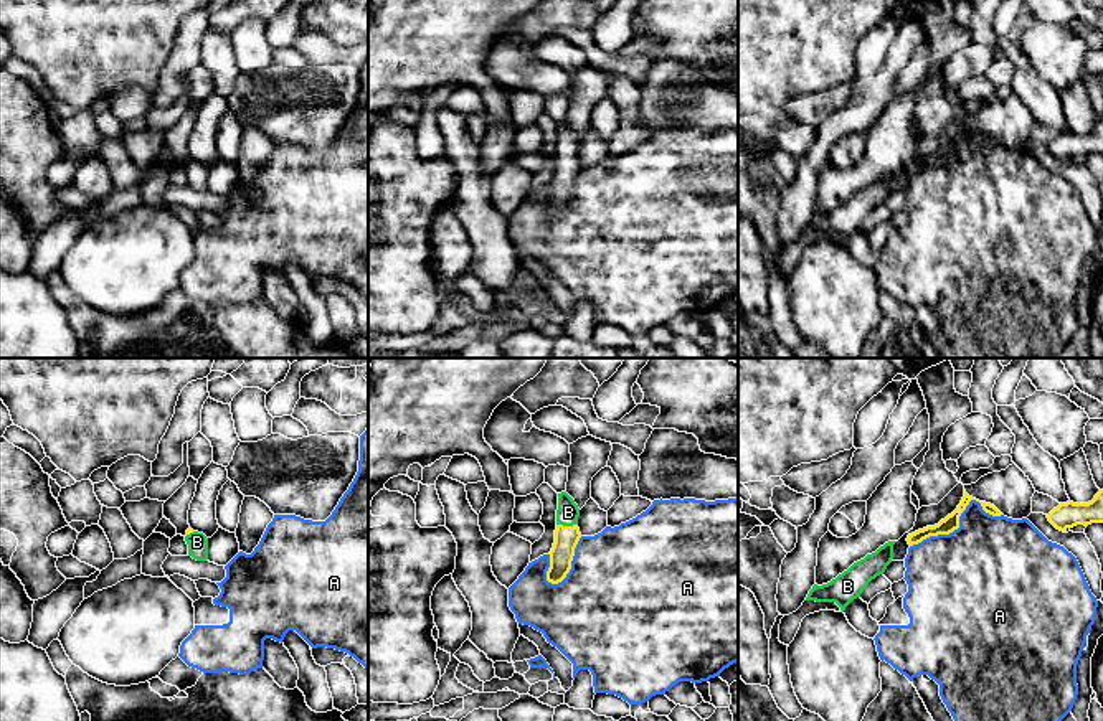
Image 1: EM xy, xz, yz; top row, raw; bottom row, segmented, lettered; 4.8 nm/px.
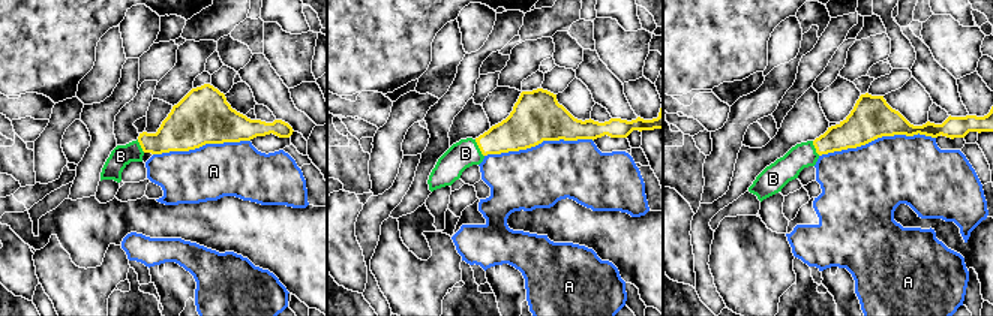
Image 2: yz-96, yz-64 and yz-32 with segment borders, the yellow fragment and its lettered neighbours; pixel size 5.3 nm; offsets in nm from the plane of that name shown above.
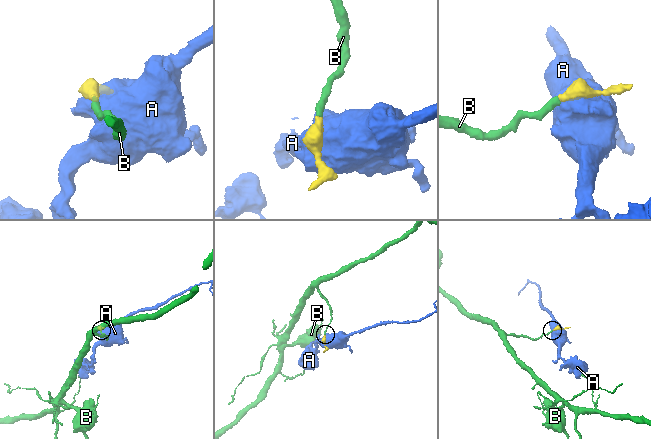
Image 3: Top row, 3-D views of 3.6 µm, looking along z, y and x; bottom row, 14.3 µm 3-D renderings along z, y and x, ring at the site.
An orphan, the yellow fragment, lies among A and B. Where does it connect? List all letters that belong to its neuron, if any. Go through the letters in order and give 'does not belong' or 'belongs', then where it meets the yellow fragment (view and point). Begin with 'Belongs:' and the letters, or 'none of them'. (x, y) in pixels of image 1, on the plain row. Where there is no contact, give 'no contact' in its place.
Belongs: B
A: does not belong | yz (958, 152)
B: belongs | xz (567, 157)

